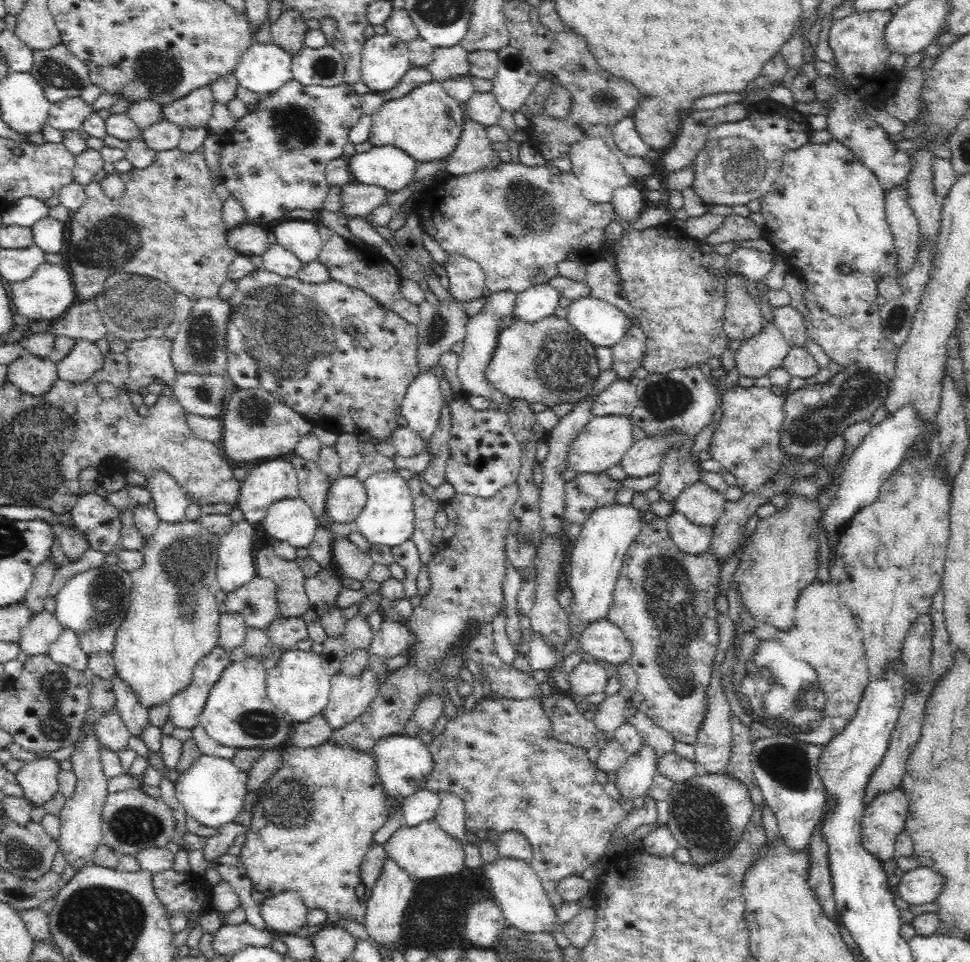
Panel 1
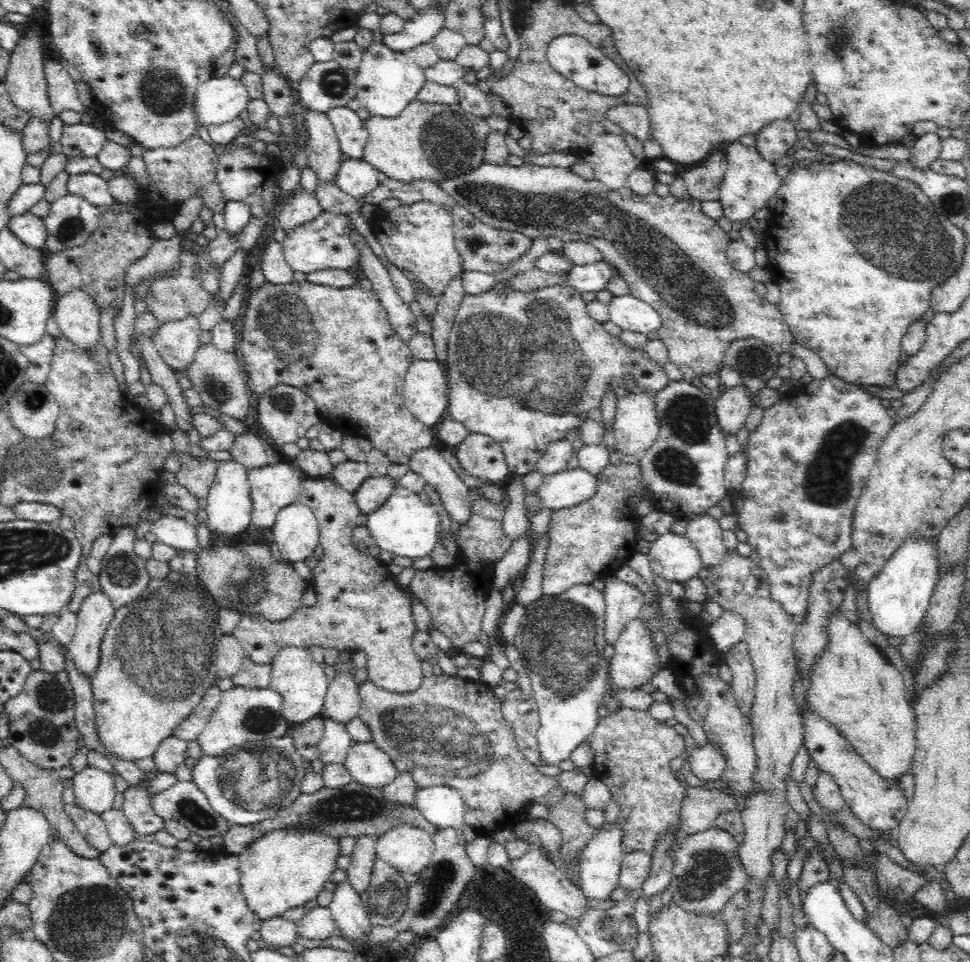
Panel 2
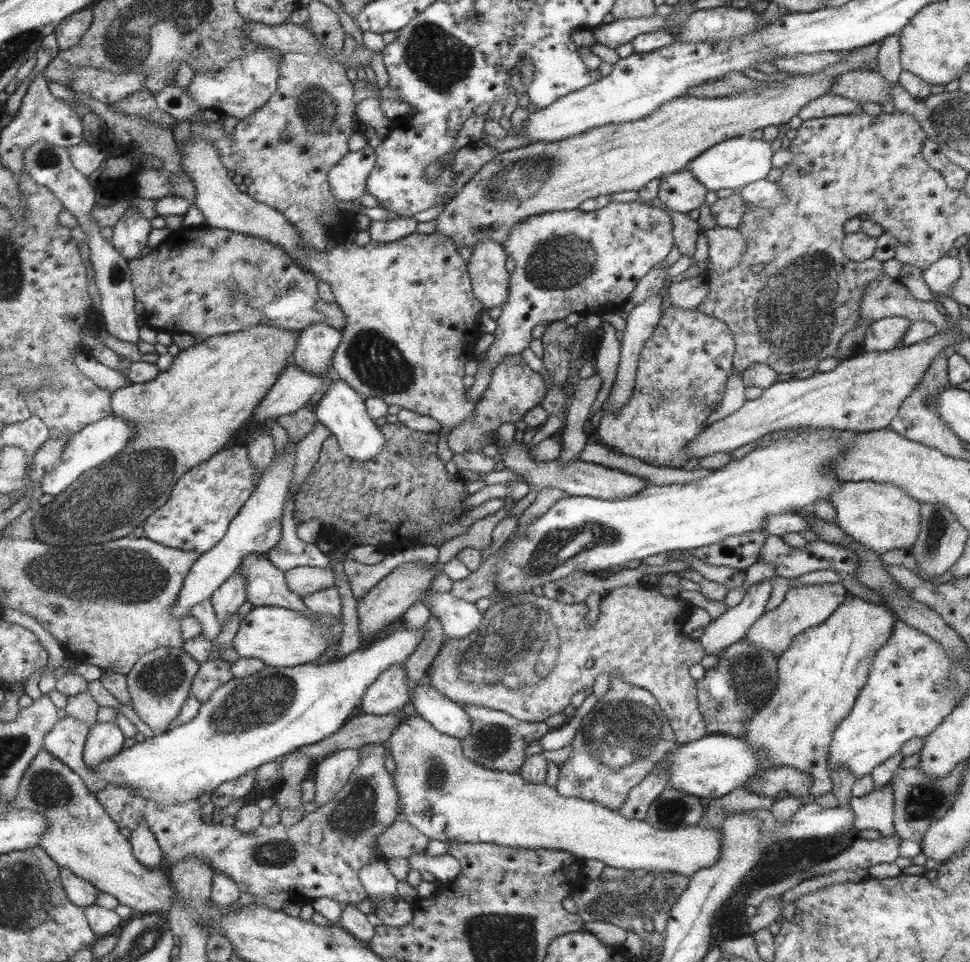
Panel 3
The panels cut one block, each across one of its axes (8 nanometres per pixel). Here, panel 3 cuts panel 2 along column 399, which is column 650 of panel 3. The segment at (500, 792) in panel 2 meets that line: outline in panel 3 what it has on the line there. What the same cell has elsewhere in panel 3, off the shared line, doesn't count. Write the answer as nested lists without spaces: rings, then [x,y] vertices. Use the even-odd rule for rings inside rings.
[[[617,676],[609,677],[609,689],[596,700],[591,710],[582,717],[570,742],[571,754],[558,767],[558,778],[553,789],[565,798],[585,799],[589,802],[600,803],[601,806],[614,811],[621,808],[633,786],[640,784],[649,772],[652,772],[653,767],[678,744],[668,719],[658,709],[659,704],[645,690],[625,683]]]

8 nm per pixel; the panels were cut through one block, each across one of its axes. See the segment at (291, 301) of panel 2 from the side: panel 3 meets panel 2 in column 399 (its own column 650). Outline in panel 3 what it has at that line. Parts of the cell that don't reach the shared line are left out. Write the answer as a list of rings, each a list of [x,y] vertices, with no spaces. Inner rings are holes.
[[[669,305],[665,309],[665,314],[659,317],[657,326],[653,329],[653,334],[649,337],[649,340],[643,343],[641,352],[639,353],[639,361],[637,361],[637,372],[635,373],[635,387],[630,399],[626,400],[626,404],[623,404],[610,412],[610,410],[600,410],[601,420],[597,427],[597,438],[601,440],[602,445],[614,452],[618,452],[621,455],[631,456],[637,458],[640,462],[648,463],[656,466],[667,466],[674,468],[682,468],[686,461],[690,460],[689,454],[686,453],[688,445],[707,428],[706,420],[714,405],[717,405],[721,399],[724,398],[725,385],[727,384],[729,373],[732,372],[732,356],[734,355],[734,344],[732,331],[725,325],[721,319],[711,317],[709,315],[701,313],[696,309],[679,309],[679,307],[673,307]]]

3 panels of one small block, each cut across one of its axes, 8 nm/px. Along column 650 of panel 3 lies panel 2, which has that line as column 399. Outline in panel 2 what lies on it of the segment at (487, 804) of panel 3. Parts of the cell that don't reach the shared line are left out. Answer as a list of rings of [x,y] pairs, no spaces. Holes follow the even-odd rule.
[[[408,825],[391,827],[382,836],[379,836],[375,843],[377,857],[391,864],[401,874],[420,875],[430,864],[434,851],[435,842],[433,841],[433,835],[426,832],[426,830],[422,830],[422,828]]]

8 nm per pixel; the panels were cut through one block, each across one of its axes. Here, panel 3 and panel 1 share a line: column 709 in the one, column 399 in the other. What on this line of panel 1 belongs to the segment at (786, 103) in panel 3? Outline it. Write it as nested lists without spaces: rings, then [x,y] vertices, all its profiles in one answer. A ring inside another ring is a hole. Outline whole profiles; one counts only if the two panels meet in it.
[[[433,80],[413,88],[402,98],[385,101],[385,103],[371,114],[372,126],[368,141],[372,146],[394,145],[406,151],[414,160],[421,162],[442,160],[450,156],[461,137],[463,114],[459,102],[450,97],[440,82]]]

